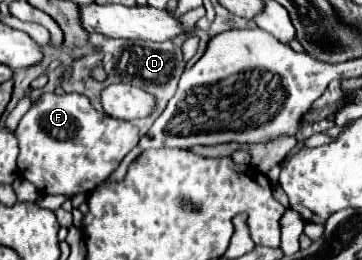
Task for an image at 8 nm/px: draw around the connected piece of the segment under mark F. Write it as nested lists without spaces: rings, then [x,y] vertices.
[[[42,93],[28,113],[20,119],[16,129],[20,155],[18,155],[18,169],[24,179],[34,183],[40,193],[44,195],[78,195],[90,193],[98,187],[118,165],[120,161],[134,149],[140,135],[132,123],[112,119],[100,111],[96,111],[90,99],[82,93]]]

